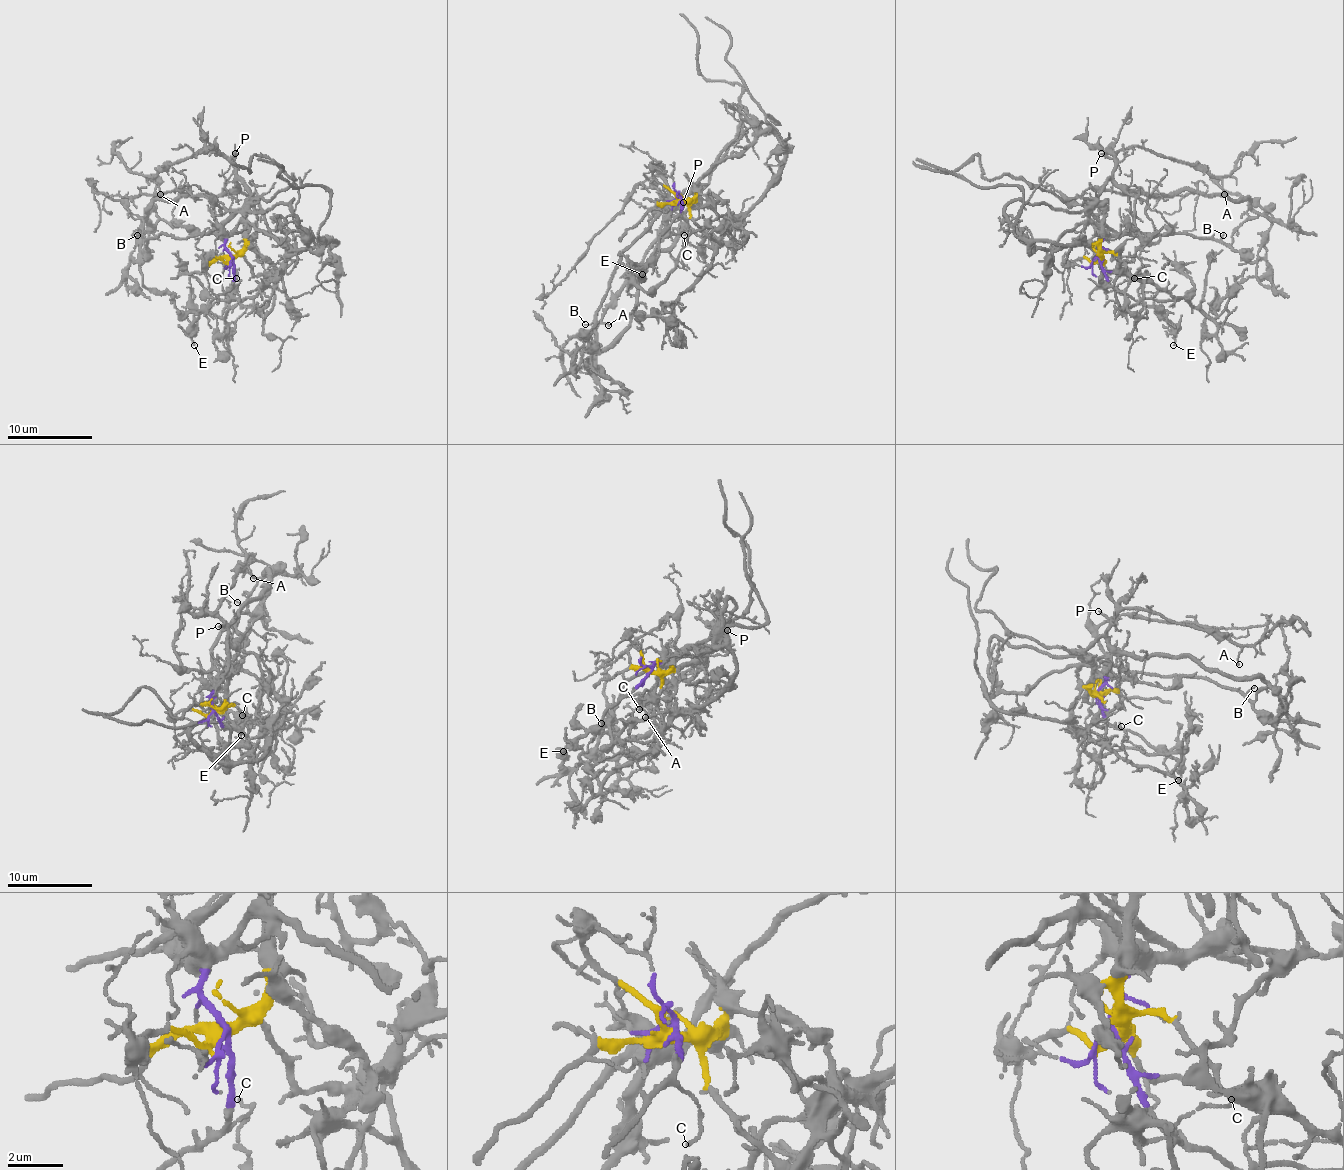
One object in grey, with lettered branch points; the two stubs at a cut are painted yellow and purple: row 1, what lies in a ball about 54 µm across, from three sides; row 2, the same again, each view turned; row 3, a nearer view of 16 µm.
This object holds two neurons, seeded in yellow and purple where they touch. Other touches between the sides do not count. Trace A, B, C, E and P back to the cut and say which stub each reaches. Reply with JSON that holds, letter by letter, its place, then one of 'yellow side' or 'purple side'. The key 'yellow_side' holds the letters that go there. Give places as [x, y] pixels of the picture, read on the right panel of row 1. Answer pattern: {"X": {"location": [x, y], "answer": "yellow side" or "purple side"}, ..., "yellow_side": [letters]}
{"A": {"location": [1224, 194], "answer": "yellow side"}, "B": {"location": [1223, 235], "answer": "purple side"}, "C": {"location": [1134, 278], "answer": "purple side"}, "E": {"location": [1173, 345], "answer": "purple side"}, "P": {"location": [1101, 153], "answer": "yellow side"}, "yellow_side": ["A", "P"]}

